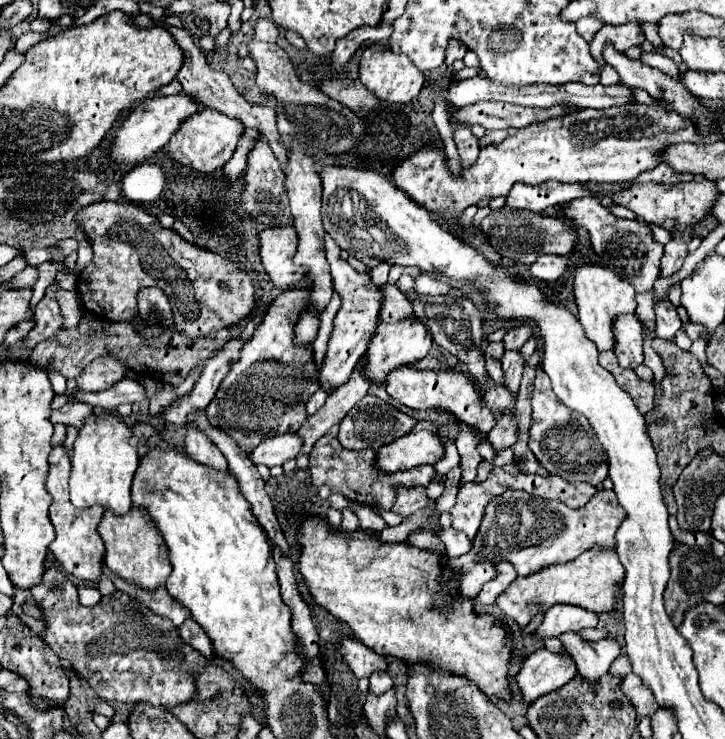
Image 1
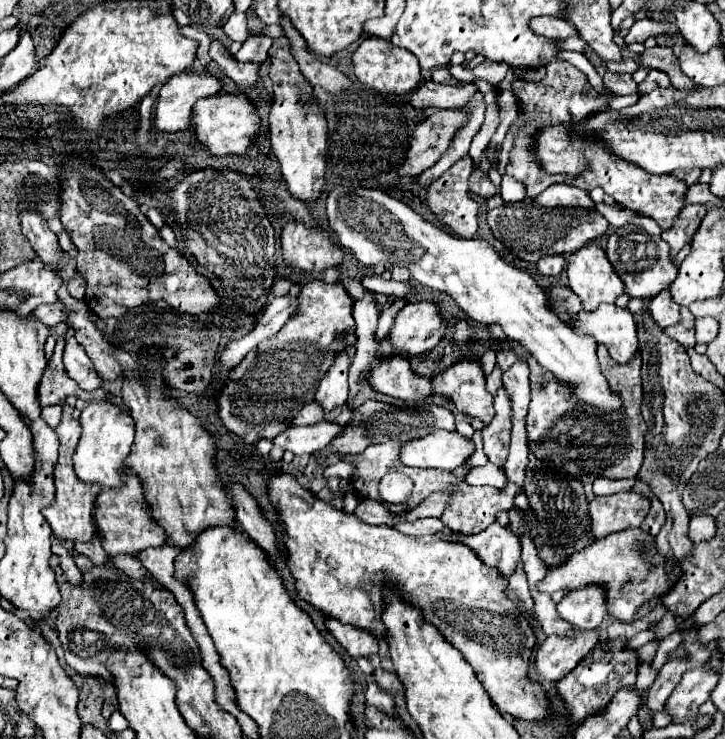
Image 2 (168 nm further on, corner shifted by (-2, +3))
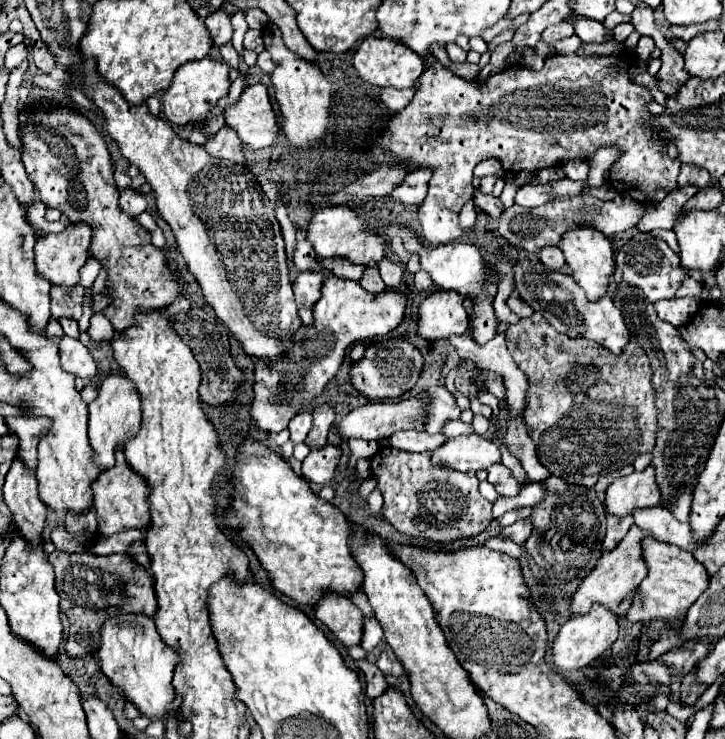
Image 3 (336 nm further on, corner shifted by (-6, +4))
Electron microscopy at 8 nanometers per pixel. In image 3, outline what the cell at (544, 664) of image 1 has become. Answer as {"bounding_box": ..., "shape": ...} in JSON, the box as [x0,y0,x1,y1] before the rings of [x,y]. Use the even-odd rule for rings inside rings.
{"bounding_box":[551,606,619,674],"shape":[[[603,606],[591,608],[591,612],[587,616],[571,616],[561,626],[561,630],[555,636],[553,646],[551,646],[551,660],[553,660],[555,670],[565,674],[565,672],[577,672],[577,670],[589,666],[599,656],[603,656],[607,648],[611,648],[611,644],[617,640],[617,634],[619,634],[617,616],[613,612],[607,612],[607,608],[603,608]]]}

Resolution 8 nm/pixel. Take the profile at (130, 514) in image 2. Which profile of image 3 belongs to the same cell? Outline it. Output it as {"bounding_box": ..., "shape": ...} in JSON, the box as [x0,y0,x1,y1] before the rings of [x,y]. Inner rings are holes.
{"bounding_box":[93,450,151,536],"shape":[[[123,450],[115,454],[117,454],[115,468],[111,468],[111,472],[101,472],[99,480],[95,480],[93,484],[93,504],[97,512],[99,534],[111,536],[115,532],[125,532],[133,528],[147,532],[151,528],[151,518],[147,508],[147,484],[143,484],[143,478],[135,476],[135,472],[127,468],[127,462],[123,460]]]}

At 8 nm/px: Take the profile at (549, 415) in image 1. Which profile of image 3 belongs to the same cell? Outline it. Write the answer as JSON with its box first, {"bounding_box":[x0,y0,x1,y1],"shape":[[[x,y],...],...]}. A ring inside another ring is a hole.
{"bounding_box":[505,314,657,486],"shape":[[[535,314],[531,320],[511,324],[505,330],[505,340],[515,364],[529,376],[525,424],[535,442],[539,462],[551,474],[569,480],[569,484],[595,486],[597,478],[633,464],[637,456],[651,452],[657,428],[655,392],[651,392],[651,368],[647,354],[635,338],[631,338],[627,348],[623,348],[623,356],[615,356],[601,344],[567,338],[555,332],[543,316]]]}

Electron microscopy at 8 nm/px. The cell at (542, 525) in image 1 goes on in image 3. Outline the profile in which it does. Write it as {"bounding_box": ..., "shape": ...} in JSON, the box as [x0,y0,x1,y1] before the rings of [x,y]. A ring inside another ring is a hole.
{"bounding_box":[605,466,661,516],"shape":[[[647,466],[643,472],[617,478],[605,492],[605,508],[611,516],[633,516],[635,508],[659,506],[661,496],[655,488],[655,472]]]}

